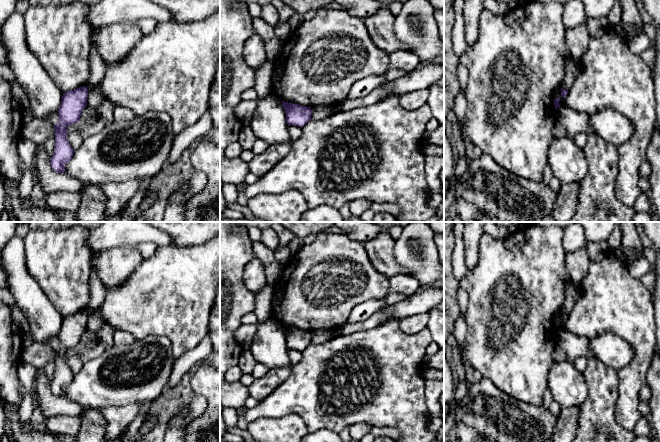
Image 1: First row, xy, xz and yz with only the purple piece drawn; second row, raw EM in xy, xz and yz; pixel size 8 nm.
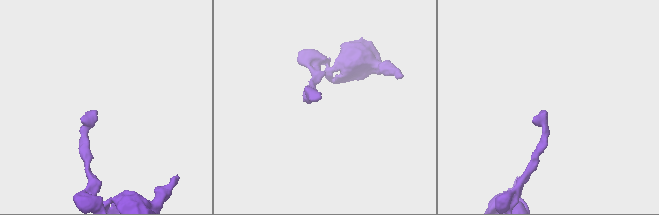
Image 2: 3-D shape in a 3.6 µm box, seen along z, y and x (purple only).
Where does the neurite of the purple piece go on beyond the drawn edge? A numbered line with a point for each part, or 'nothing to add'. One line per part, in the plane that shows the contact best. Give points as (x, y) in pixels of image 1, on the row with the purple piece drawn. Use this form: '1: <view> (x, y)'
nothing to add

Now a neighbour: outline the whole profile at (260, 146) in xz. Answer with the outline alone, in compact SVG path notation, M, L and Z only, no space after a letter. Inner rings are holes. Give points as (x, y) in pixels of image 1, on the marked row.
M257 139L255 141L251 151L254 155L259 155L259 154L263 153L264 151L266 151L269 146L270 145L267 142Z

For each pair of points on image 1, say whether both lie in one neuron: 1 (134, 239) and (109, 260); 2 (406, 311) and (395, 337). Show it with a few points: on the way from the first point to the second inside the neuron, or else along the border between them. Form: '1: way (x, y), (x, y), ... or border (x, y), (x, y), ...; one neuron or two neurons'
1: border (136, 247), (116, 246), (103, 250); two neurons
2: border (397, 319), (391, 320); two neurons

